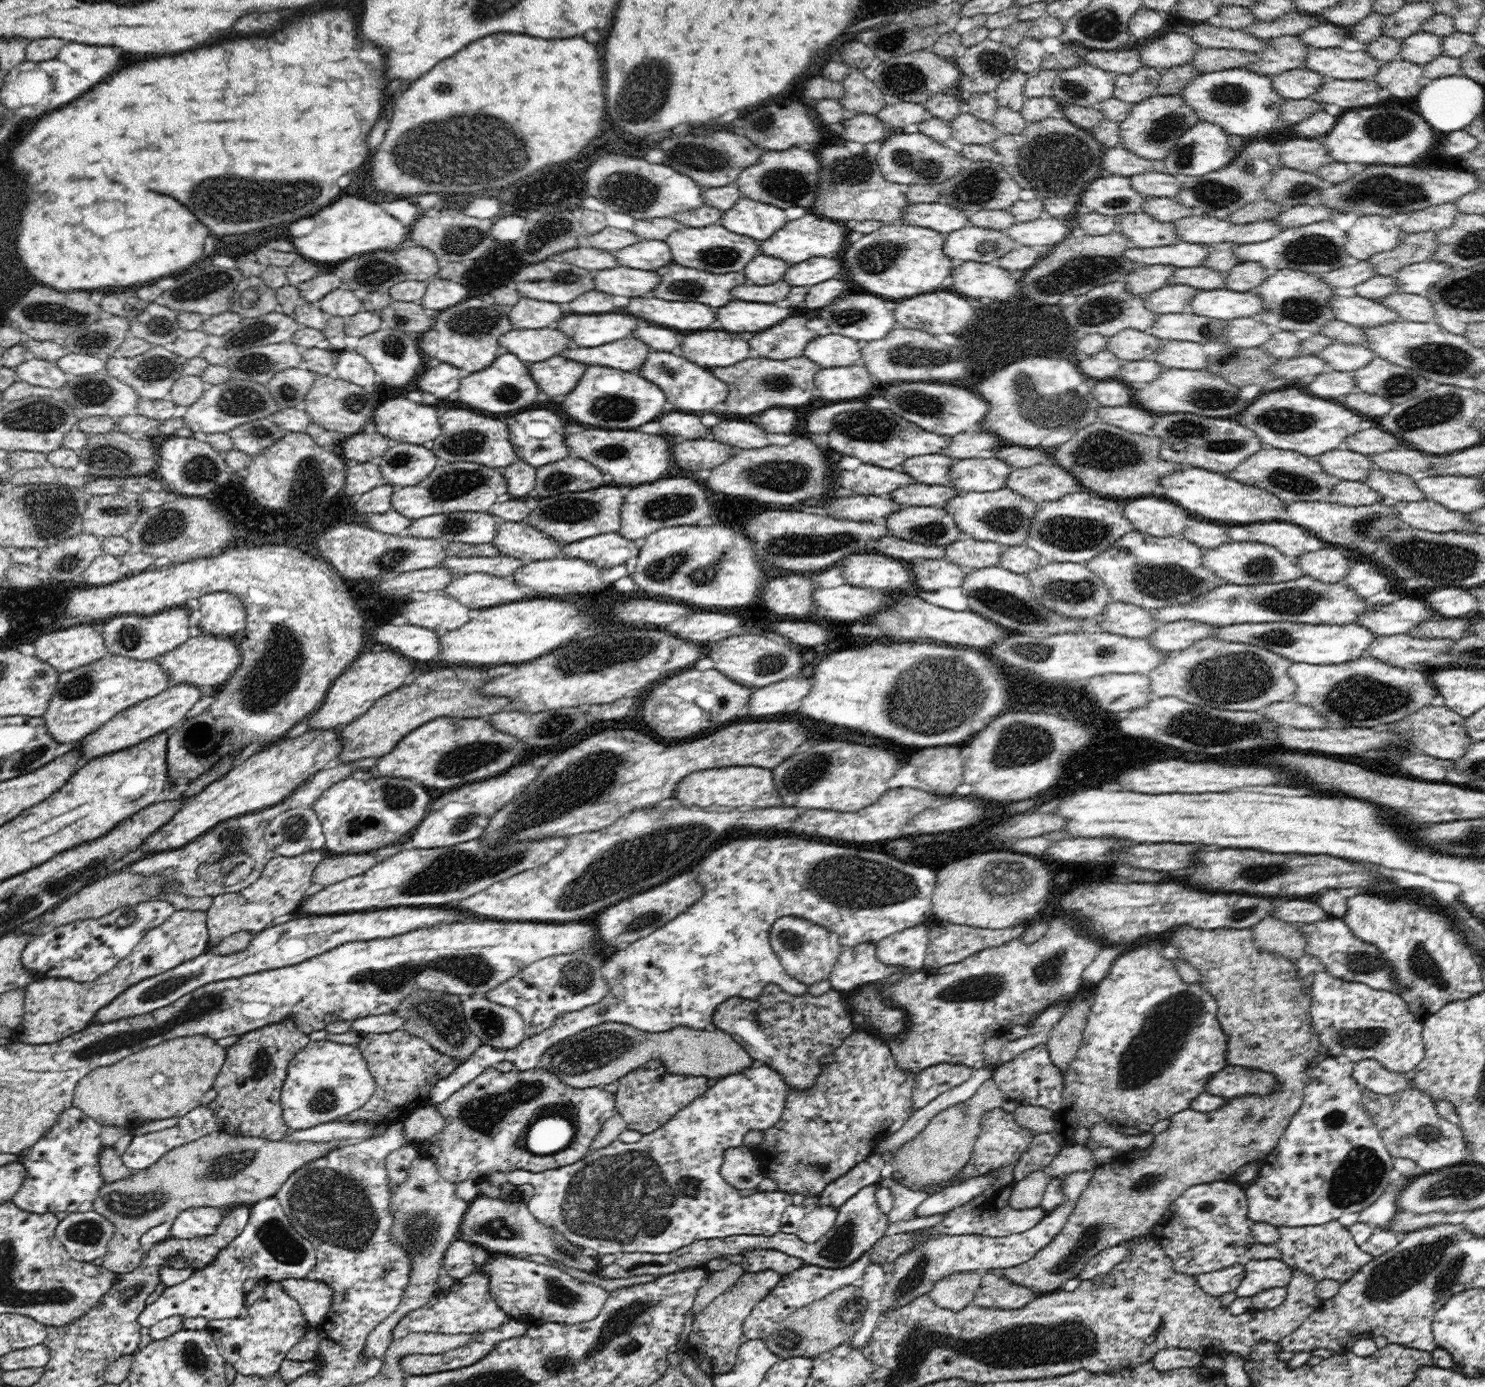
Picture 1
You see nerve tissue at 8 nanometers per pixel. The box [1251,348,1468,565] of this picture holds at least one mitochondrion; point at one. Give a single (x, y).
(1281, 421)

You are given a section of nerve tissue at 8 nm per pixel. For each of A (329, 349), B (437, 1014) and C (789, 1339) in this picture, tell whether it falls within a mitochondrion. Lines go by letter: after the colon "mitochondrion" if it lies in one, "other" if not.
A: other
B: mitochondrion
C: mitochondrion

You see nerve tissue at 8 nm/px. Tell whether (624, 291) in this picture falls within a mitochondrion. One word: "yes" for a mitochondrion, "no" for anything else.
no

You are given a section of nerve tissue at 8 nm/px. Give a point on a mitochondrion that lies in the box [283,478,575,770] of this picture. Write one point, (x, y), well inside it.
(393, 558)

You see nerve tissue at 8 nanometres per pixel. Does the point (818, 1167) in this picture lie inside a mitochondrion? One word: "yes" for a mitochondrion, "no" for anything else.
yes

